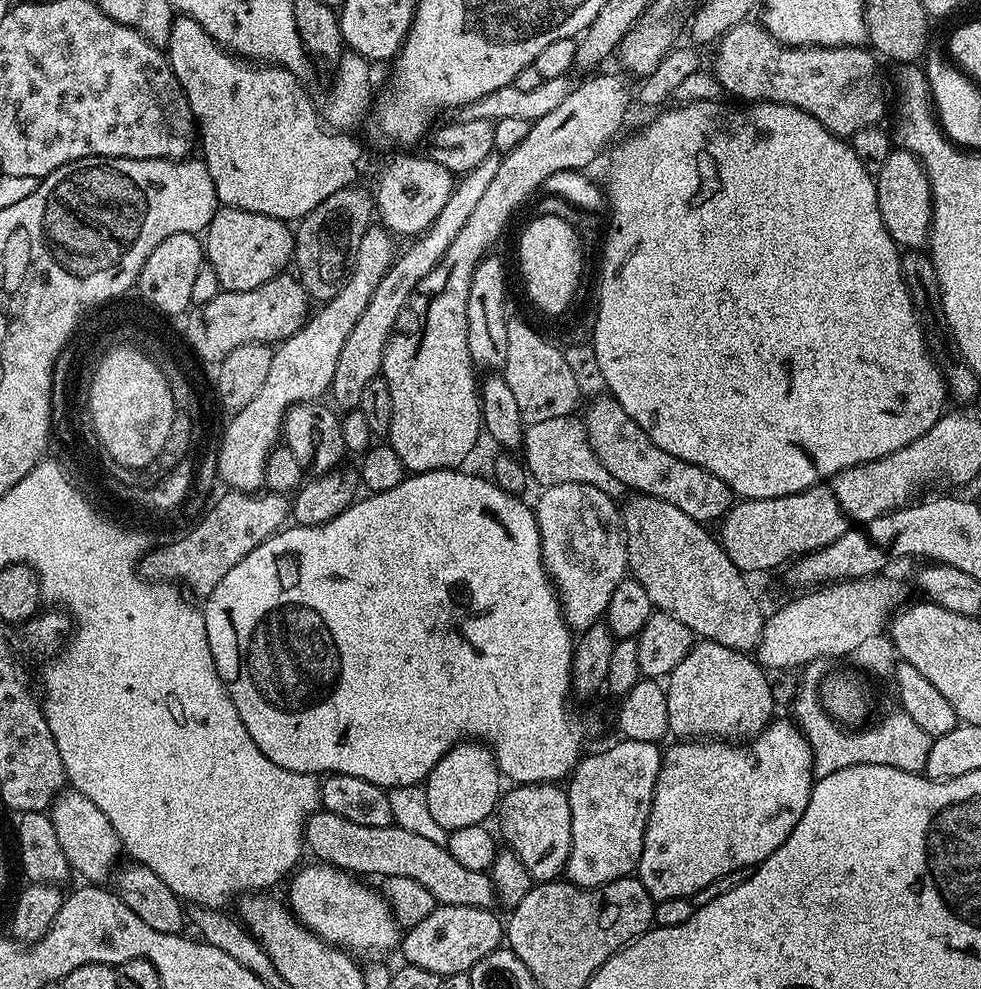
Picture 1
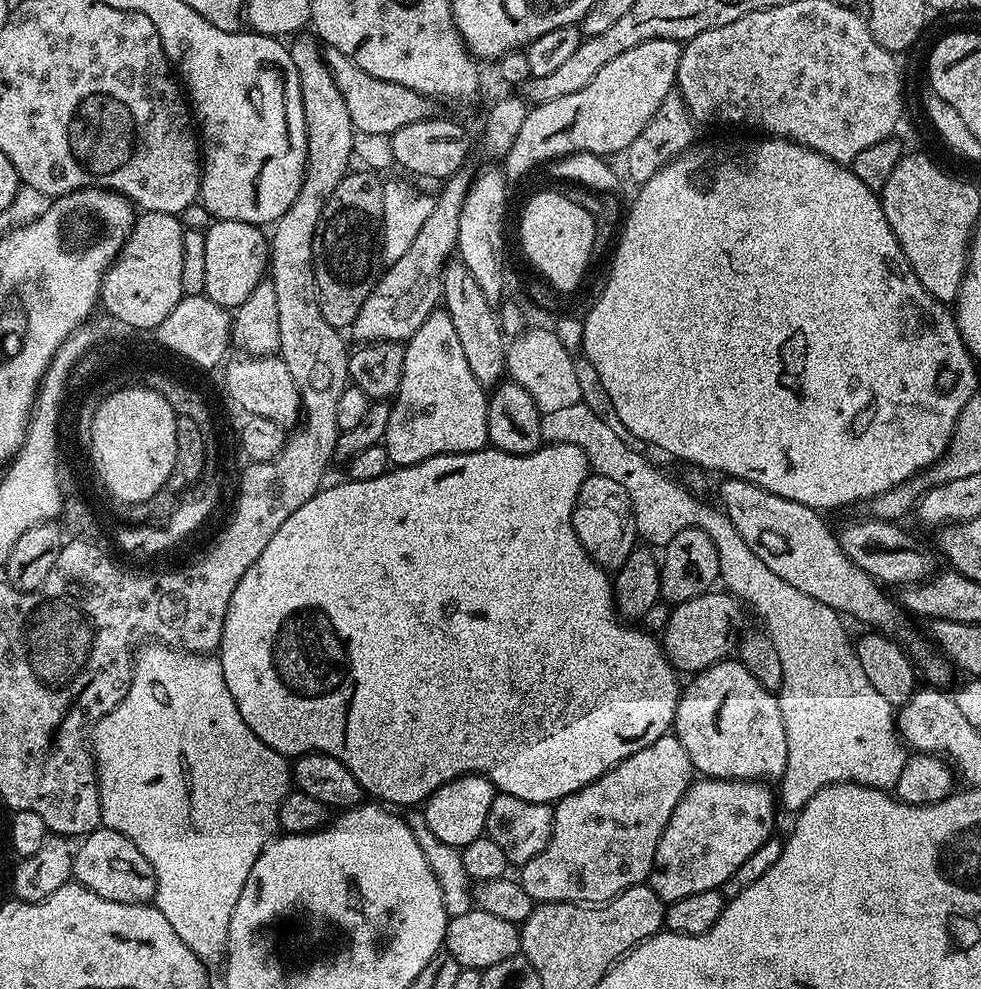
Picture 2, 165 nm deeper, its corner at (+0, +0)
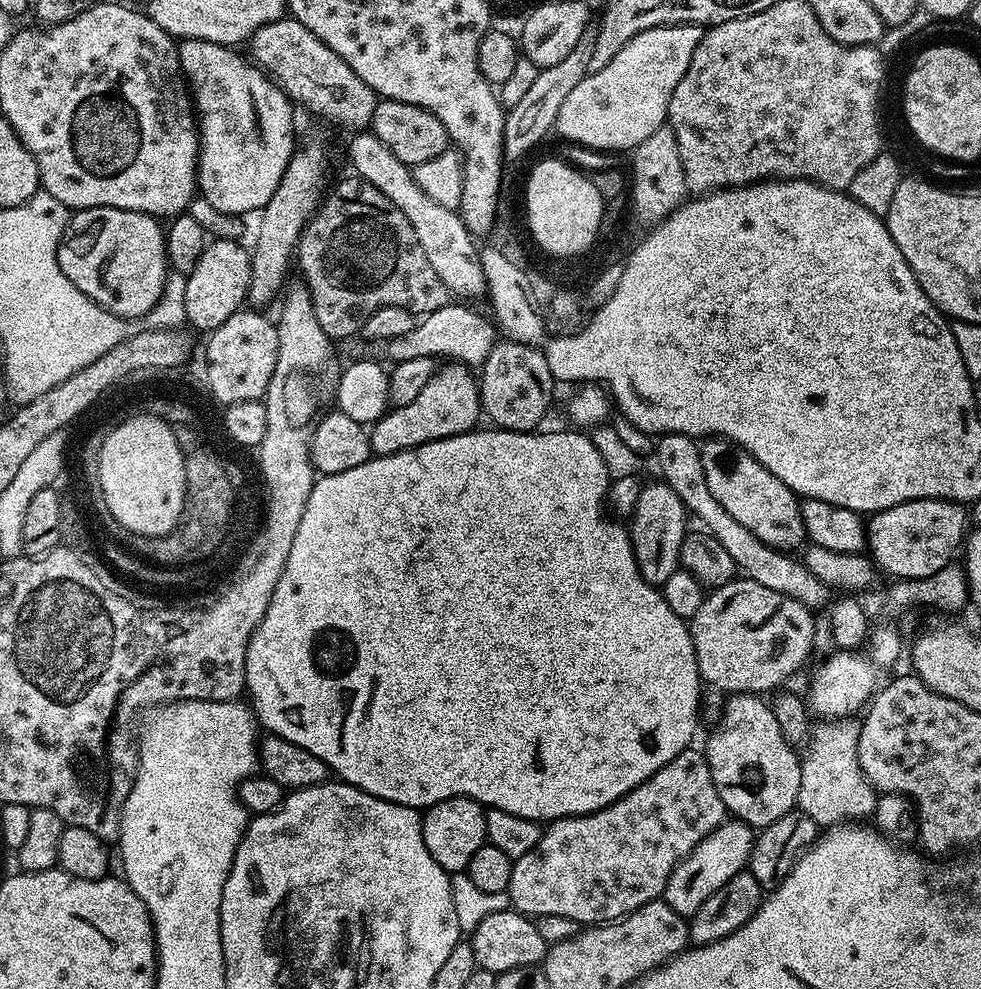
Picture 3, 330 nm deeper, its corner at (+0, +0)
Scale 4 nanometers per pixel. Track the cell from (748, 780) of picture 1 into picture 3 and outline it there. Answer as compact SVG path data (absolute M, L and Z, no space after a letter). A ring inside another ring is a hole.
M735 818L725 819L709 836L702 838L702 842L698 842L698 846L694 846L694 850L690 850L690 854L686 854L678 866L674 866L666 882L662 899L670 906L670 910L685 918L692 917L698 906L710 898L710 894L722 890L730 878L734 878L734 874L747 869L753 839L753 829Z

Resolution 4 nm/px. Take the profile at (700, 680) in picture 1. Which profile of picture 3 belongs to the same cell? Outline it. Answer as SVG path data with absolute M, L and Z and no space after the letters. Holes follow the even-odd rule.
M737 692L723 701L715 724L716 729L709 734L708 745L703 745L702 751L708 758L710 778L714 778L718 798L722 798L725 809L753 830L770 826L770 822L778 822L782 814L793 811L798 786L802 783L801 757L797 749L791 748L786 738L782 738L782 729L778 727L778 718L774 718L771 703L751 692Z

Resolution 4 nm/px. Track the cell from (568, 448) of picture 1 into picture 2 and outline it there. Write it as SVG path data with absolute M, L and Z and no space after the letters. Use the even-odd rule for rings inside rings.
M579 403L543 414L540 417L540 429L542 438L547 443L573 444L581 448L588 459L589 469L595 475L611 478L618 482L618 486L622 486L622 490L626 490L626 494L630 494L636 535L641 541L652 546L665 546L682 530L696 527L705 531L710 536L710 541L714 542L720 567L719 583L737 600L745 605L750 604L756 610L761 622L765 624L761 625L774 642L774 650L778 650L778 658L782 658L782 686L778 699L782 710L782 726L786 726L786 770L778 784L779 807L783 811L785 808L792 812L791 814L803 813L806 802L810 802L814 794L827 790L832 784L861 784L870 790L895 789L898 777L902 774L902 766L906 766L910 752L896 730L893 705L874 690L873 683L862 670L853 637L848 637L841 613L818 602L818 598L810 598L810 594L802 594L802 590L797 590L790 586L790 582L778 578L778 574L774 574L774 570L770 570L770 566L766 566L766 562L762 562L762 558L758 558L758 554L754 554L754 550L746 546L746 538L738 534L727 512L715 503L702 504L699 501L701 499L695 493L689 492L679 479L671 480L662 469L655 468L647 460L645 453L636 452L622 442L605 417L590 410L588 405Z

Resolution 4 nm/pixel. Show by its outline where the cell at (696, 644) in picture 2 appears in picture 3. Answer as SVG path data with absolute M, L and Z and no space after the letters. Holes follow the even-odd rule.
M747 578L713 587L690 621L701 681L721 694L768 694L777 686L787 685L784 683L812 652L816 640L816 620L812 616L813 609L802 606L802 602Z

